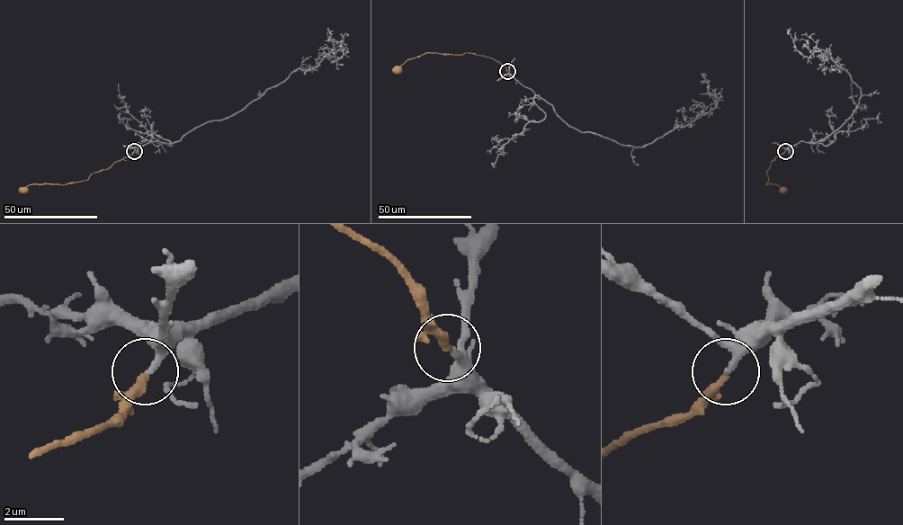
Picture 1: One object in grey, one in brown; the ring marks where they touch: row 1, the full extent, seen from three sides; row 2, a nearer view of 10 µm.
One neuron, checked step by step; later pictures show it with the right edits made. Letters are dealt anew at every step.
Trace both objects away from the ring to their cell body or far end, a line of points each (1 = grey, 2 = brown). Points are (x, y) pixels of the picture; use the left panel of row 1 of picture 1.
1: (134, 151), (178, 141), (244, 110), (299, 68), (340, 49), (338, 58), (327, 28)
2: (134, 151), (107, 169), (92, 173), (85, 180), (64, 184), (30, 184), (22, 191)

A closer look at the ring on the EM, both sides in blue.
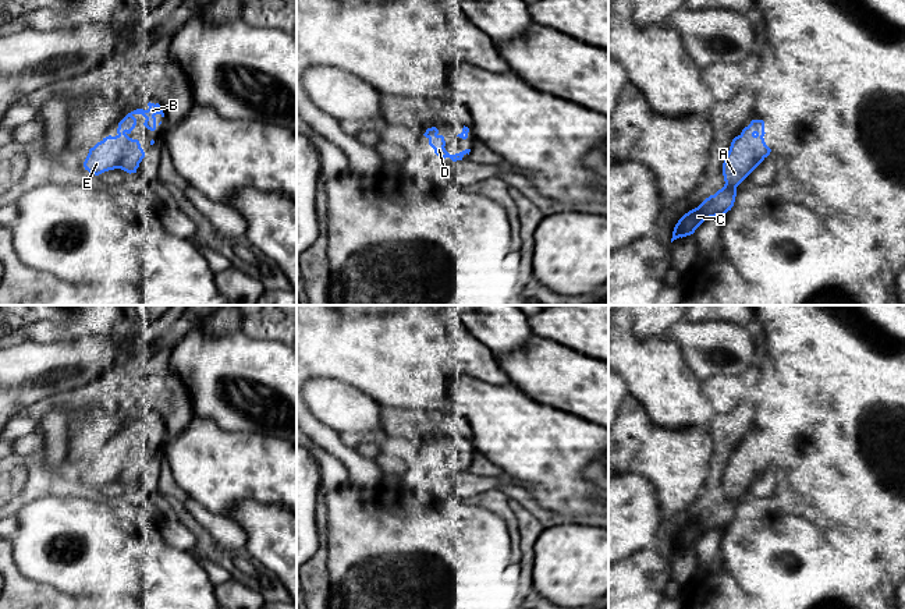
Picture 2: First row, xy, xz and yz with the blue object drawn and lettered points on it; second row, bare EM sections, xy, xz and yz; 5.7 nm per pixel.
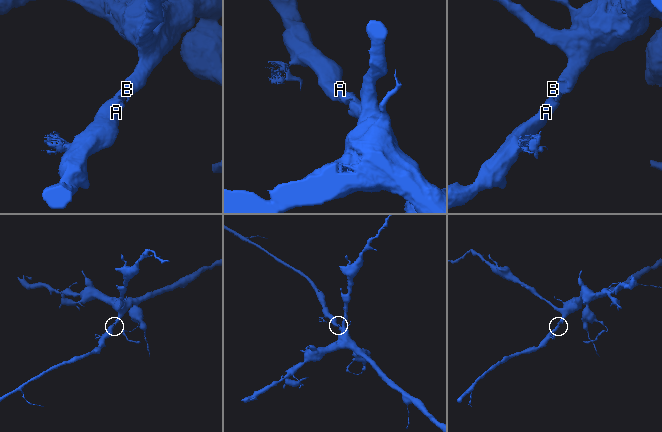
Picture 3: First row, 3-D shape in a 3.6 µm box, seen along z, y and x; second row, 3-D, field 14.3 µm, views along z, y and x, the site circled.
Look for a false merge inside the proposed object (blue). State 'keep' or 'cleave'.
keep

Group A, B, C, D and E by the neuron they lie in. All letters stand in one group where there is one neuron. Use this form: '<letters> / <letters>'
A B C D E

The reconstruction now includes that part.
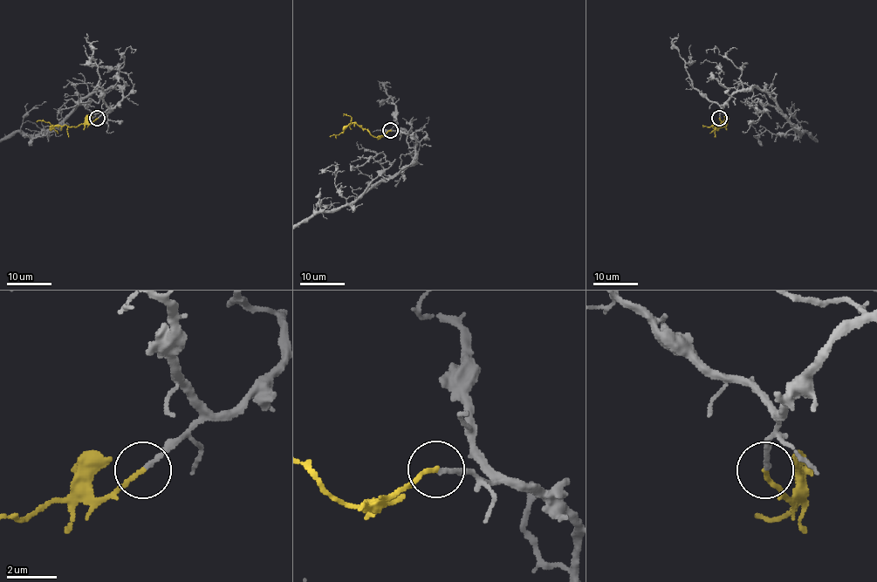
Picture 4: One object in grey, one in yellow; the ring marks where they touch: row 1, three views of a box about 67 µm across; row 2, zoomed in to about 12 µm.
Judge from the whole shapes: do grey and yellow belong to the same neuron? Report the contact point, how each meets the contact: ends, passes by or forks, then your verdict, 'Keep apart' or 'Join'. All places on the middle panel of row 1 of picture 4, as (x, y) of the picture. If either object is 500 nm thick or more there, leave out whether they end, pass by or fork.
Place: (390, 130). At the ring grey ends. At the ring yellow ends. Join

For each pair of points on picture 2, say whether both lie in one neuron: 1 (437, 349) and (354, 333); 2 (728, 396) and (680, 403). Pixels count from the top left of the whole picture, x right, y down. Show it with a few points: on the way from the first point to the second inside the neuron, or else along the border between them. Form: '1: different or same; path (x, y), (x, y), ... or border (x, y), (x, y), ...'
1: same; path (416, 349), (375, 349)
2: different; border (701, 382), (701, 390), (714, 411)

